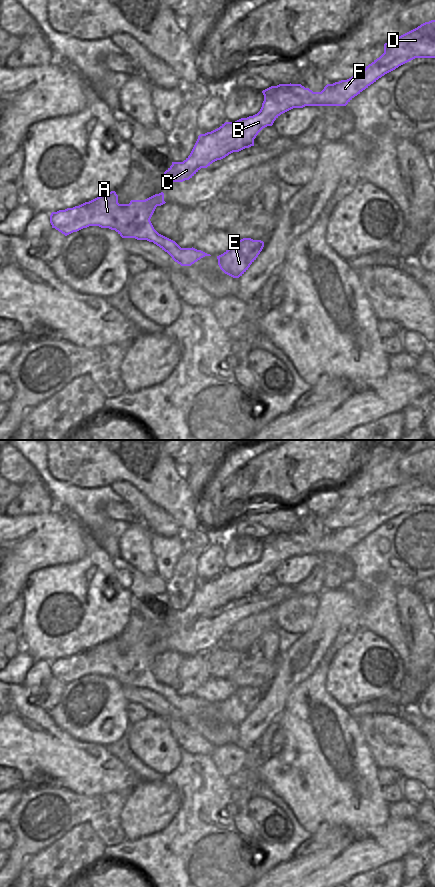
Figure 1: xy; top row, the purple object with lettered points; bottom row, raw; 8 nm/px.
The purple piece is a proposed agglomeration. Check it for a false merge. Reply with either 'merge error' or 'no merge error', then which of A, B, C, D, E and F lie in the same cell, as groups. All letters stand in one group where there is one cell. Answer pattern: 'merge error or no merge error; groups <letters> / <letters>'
no merge error; groups A B C D E F

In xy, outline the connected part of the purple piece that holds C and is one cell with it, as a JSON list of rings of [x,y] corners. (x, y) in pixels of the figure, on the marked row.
[[[435,20],[425,22],[417,28],[384,44],[384,53],[366,66],[361,72],[347,80],[327,84],[321,92],[313,92],[301,84],[279,84],[262,91],[264,101],[260,111],[235,122],[225,122],[219,128],[200,134],[190,153],[183,162],[172,162],[164,175],[173,182],[183,182],[192,178],[201,168],[207,168],[213,162],[221,160],[233,152],[254,146],[258,133],[283,113],[293,108],[305,106],[346,106],[355,96],[368,88],[385,74],[415,58],[435,58]]]

